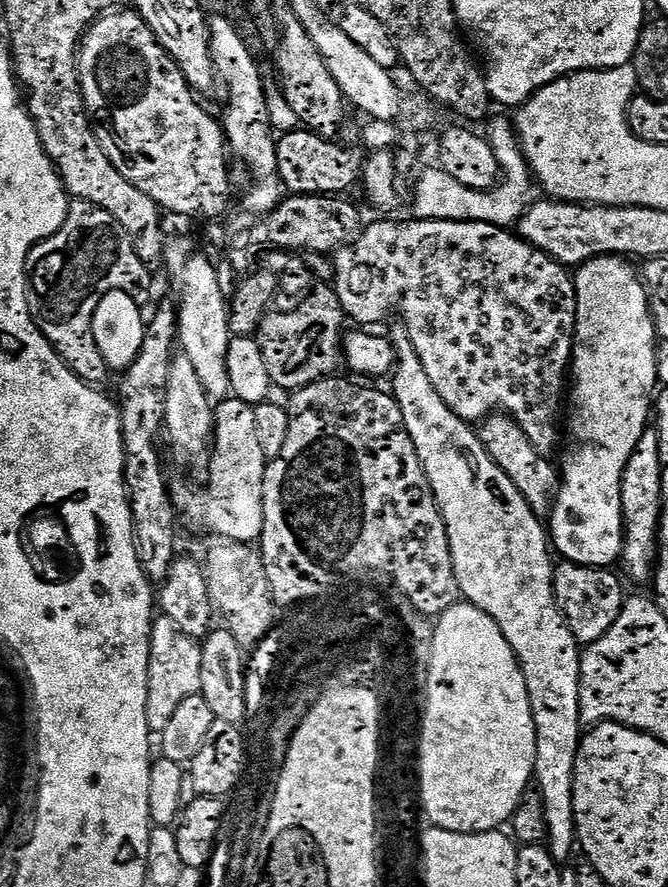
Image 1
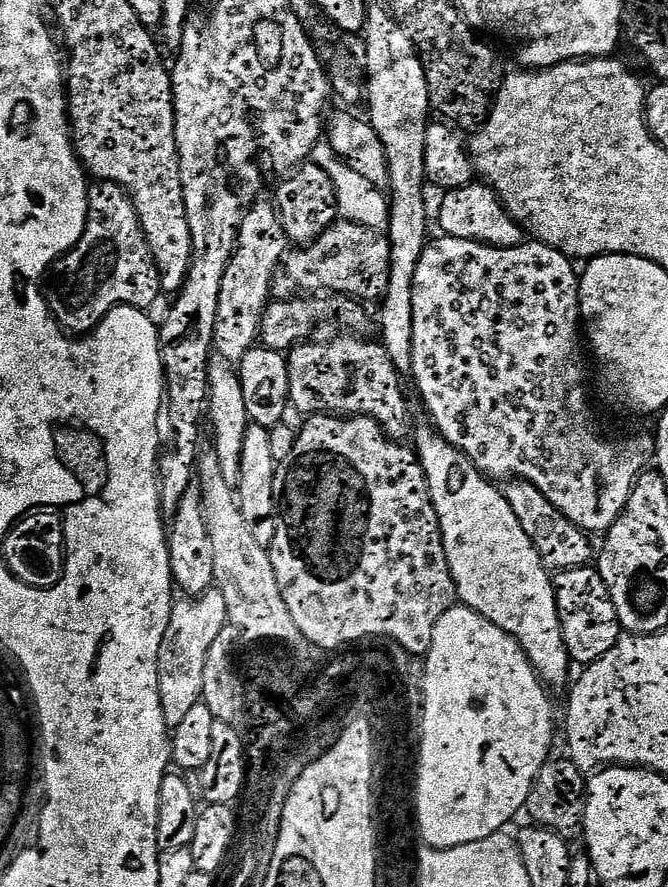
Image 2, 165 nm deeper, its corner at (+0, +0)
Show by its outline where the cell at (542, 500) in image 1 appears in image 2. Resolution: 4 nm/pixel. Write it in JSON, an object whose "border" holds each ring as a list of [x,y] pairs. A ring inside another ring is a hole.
{"border":[[[513,479],[507,485],[506,495],[510,502],[510,508],[514,514],[518,514],[518,522],[522,522],[522,530],[526,530],[528,537],[534,542],[538,554],[544,559],[545,565],[556,572],[569,572],[571,568],[587,568],[593,563],[592,544],[589,533],[583,532],[538,486],[534,486],[528,480]]]}

